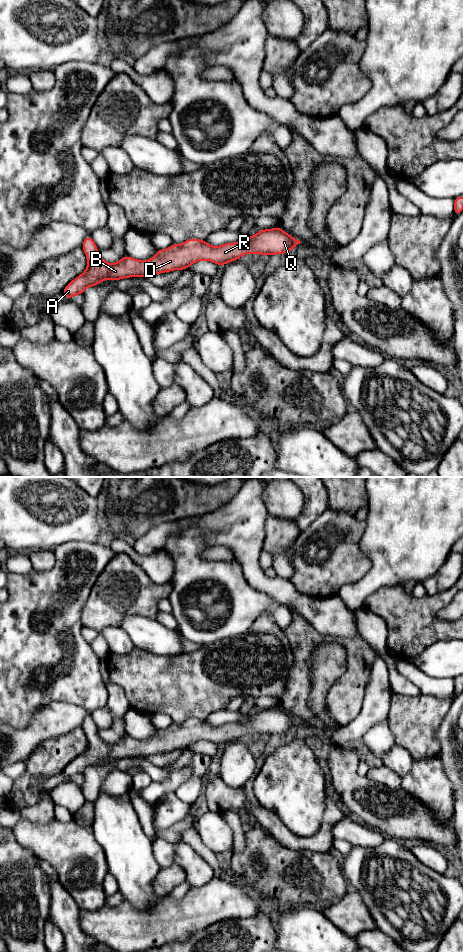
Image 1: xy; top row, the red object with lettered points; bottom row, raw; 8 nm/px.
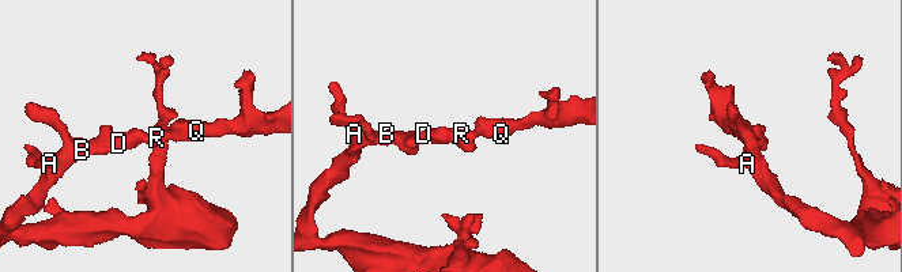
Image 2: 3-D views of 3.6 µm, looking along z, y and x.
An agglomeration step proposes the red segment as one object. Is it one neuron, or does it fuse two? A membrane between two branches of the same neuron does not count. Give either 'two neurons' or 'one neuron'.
one neuron

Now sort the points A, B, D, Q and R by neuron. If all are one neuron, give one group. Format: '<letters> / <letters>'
A B D Q R

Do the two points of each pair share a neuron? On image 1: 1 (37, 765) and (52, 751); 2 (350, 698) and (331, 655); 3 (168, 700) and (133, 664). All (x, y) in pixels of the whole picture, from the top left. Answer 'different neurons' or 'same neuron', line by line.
1: same neuron
2: different neurons
3: same neuron

